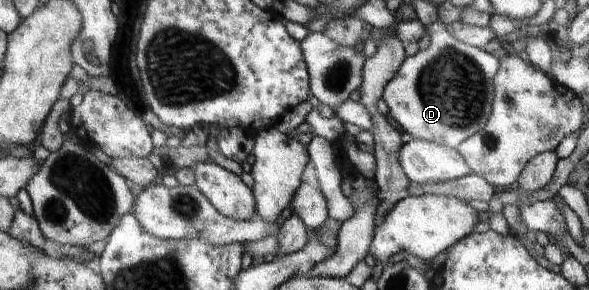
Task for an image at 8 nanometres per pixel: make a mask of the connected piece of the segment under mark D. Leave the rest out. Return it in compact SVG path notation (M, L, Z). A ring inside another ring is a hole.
M440 20L426 26L425 31L430 35L430 45L404 59L399 71L384 87L381 97L388 105L394 122L408 132L410 138L441 142L444 146L457 149L462 142L484 129L489 122L493 106L493 78L497 74L500 60L479 47L453 38Z

